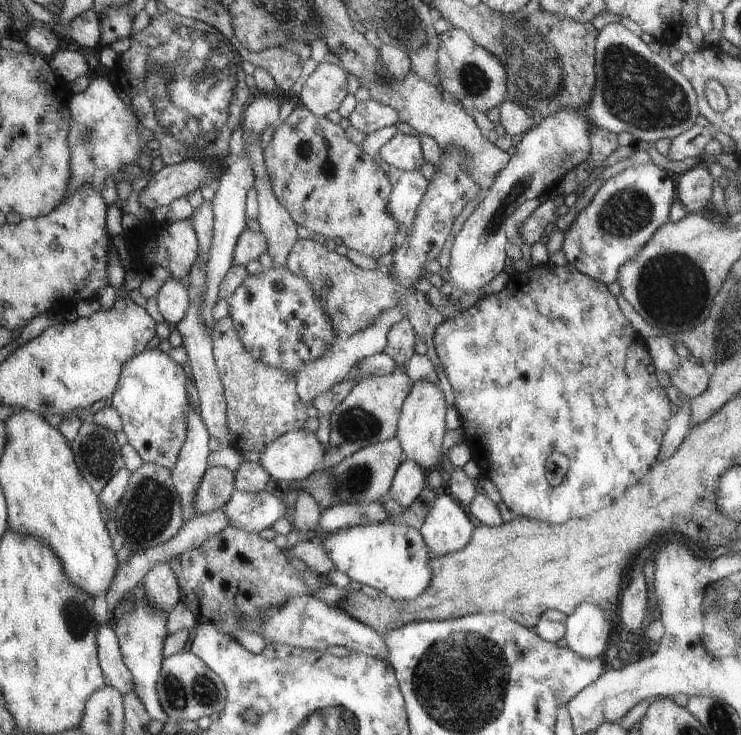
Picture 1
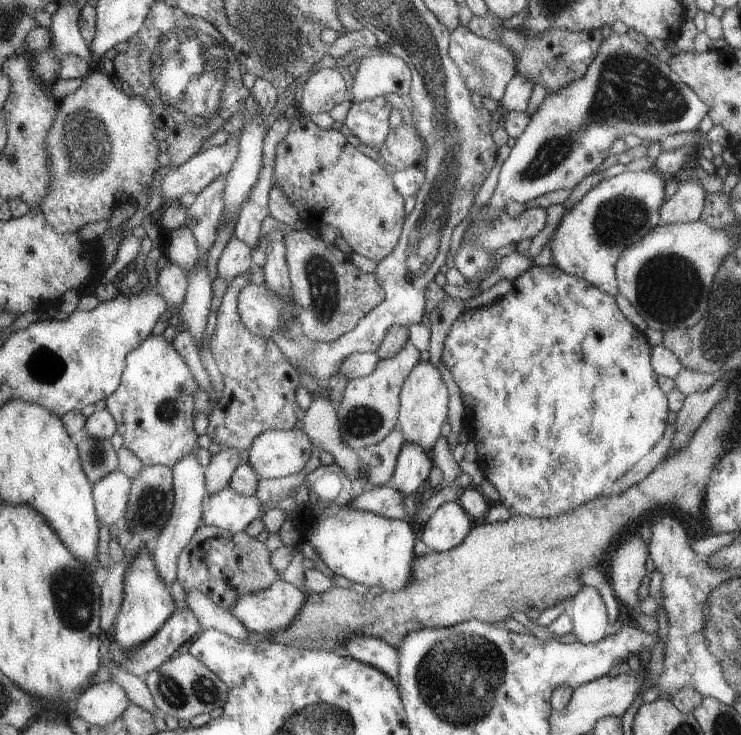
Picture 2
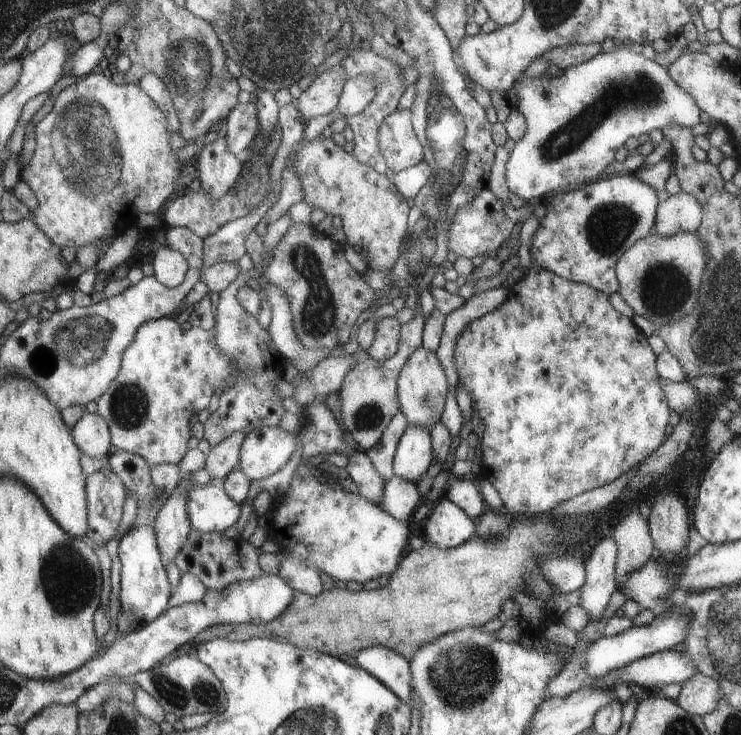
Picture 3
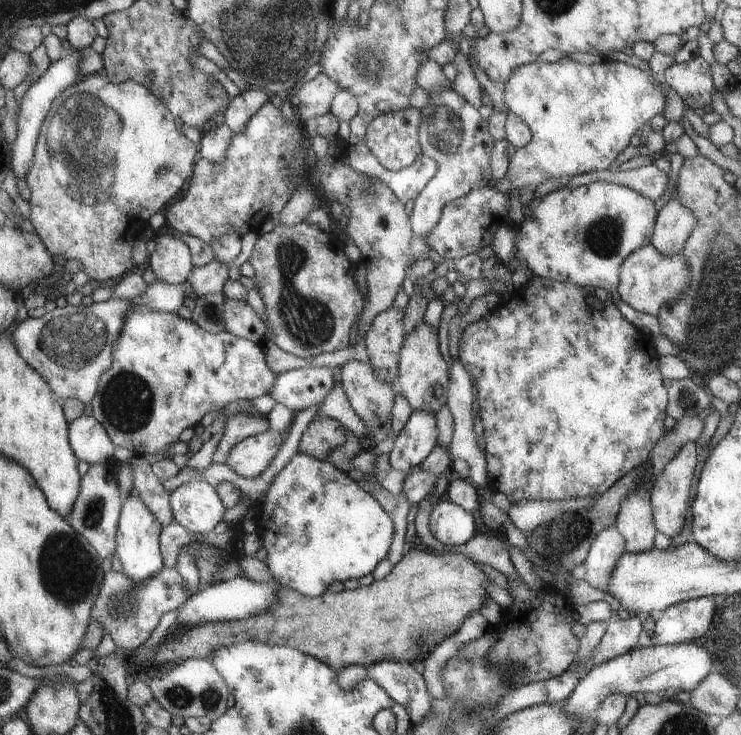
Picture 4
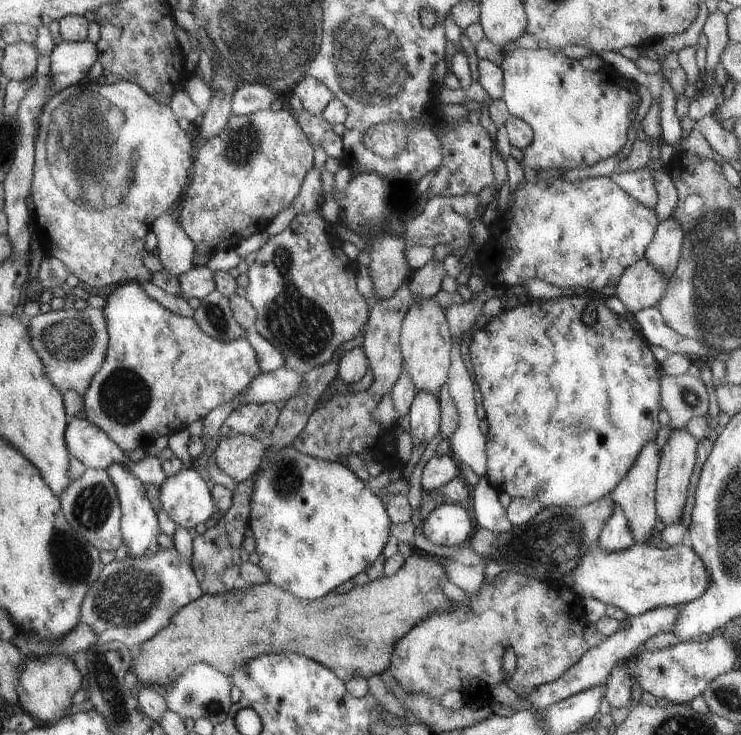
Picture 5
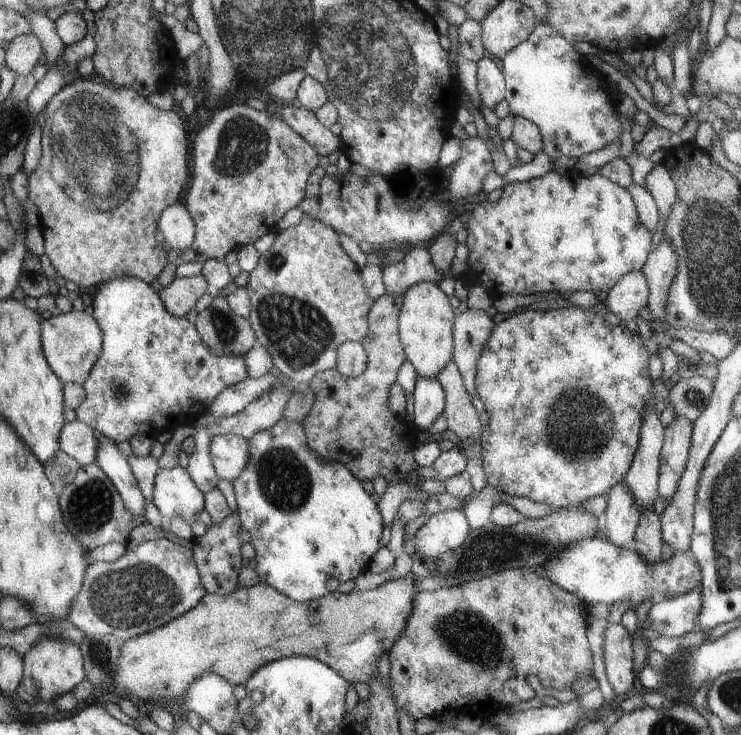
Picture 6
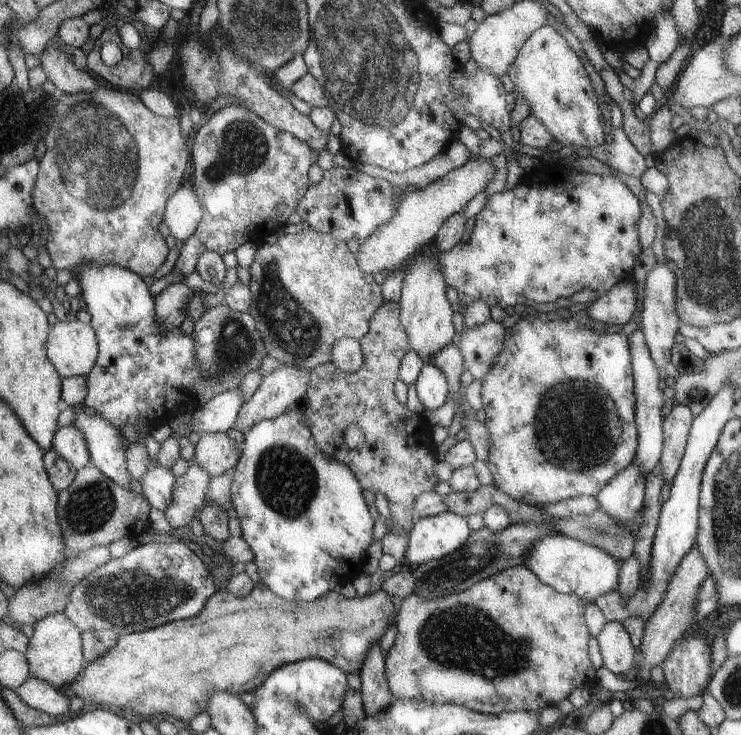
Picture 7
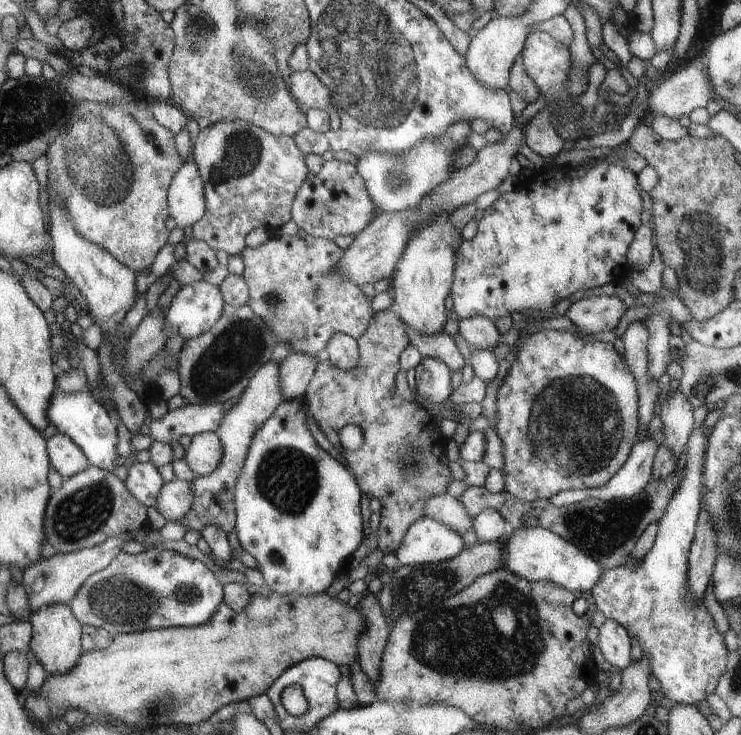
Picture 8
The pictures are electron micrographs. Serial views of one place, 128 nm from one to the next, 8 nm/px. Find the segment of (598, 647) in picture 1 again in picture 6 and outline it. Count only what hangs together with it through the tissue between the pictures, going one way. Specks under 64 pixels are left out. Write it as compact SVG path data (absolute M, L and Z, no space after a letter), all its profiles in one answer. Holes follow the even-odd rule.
M622 482L608 493L606 506L606 541L618 547L631 547L641 516L632 492Z

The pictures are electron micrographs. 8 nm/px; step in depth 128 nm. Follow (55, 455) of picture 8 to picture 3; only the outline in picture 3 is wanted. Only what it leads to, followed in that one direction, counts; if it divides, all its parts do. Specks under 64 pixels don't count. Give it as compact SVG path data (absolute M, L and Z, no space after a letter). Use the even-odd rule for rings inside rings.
M85 413L72 430L74 442L81 449L81 454L89 457L104 458L109 456L111 432L108 423L98 413Z

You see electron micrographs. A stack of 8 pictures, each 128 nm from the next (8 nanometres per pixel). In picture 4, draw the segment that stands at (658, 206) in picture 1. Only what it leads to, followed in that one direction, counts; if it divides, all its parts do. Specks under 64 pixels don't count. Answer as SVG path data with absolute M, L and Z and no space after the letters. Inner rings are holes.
M606 181L591 182L574 188L564 187L541 199L533 198L524 207L524 220L514 225L517 229L516 243L513 261L507 269L514 273L518 267L526 266L536 277L604 289L612 293L620 284L621 265L625 258L652 241L658 211L655 201L627 186Z

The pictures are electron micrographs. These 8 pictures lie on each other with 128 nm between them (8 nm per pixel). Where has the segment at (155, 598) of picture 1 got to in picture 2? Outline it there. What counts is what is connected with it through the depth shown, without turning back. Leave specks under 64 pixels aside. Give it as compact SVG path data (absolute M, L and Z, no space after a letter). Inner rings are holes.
M197 451L186 454L182 461L179 461L171 470L173 474L174 488L174 510L166 522L166 526L160 532L157 540L153 543L154 551L152 558L154 566L157 567L158 574L166 586L171 587L172 582L177 579L177 563L179 555L184 546L190 543L192 536L201 528L201 518L203 514L202 501L207 495L206 492L206 468L197 459Z

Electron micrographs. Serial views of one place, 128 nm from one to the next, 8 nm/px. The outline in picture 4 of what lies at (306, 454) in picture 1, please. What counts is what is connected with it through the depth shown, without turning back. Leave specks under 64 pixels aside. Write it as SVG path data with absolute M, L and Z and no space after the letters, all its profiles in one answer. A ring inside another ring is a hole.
M272 429L237 442L228 453L225 464L244 478L262 474L284 443L284 435Z

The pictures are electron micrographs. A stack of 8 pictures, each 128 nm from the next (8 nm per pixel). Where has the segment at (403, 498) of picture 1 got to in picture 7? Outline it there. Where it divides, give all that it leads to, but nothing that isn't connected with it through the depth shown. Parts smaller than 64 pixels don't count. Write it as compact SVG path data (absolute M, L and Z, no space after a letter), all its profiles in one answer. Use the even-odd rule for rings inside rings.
M426 362L415 382L417 396L425 409L436 410L446 402L449 381L443 370Z

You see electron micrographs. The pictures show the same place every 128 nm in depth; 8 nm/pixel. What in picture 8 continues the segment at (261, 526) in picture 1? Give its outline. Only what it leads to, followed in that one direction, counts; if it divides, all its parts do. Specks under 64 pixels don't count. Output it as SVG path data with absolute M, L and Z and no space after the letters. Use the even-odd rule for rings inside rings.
M150 461L130 465L125 479L125 485L130 492L146 507L155 506L165 479L161 471Z

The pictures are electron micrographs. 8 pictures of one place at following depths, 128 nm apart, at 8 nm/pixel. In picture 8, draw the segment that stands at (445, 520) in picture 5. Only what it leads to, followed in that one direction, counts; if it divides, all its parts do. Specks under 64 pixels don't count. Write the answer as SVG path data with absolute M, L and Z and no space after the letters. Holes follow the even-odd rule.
M422 516L410 526L395 555L402 565L434 565L450 561L465 547L460 533L444 523Z

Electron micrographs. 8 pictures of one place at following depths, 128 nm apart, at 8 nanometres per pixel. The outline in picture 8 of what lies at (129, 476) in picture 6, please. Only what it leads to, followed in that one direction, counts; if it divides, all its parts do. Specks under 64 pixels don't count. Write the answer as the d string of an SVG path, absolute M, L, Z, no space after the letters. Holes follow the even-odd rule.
M56 391L50 399L46 416L52 426L56 427L63 435L69 436L88 457L90 464L113 471L116 467L114 459L118 456L118 433L114 422L108 416L105 406L94 399L89 391L65 393Z

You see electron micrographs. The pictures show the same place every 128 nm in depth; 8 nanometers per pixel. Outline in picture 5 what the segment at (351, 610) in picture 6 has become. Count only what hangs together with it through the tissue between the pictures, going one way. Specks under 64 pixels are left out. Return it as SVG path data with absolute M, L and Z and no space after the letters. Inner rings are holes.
M415 551L409 556L396 574L380 577L366 585L356 585L350 591L337 594L326 593L318 600L300 600L282 587L268 581L261 585L236 587L234 591L223 595L202 595L186 605L174 616L168 626L159 630L152 638L132 649L129 672L138 678L138 686L172 685L186 669L194 663L206 663L230 677L249 659L263 654L298 653L327 666L340 678L365 678L380 675L389 668L396 644L413 628L417 622L432 613L445 613L455 609L458 602L442 594L438 580L447 578L445 568L423 558L423 553Z

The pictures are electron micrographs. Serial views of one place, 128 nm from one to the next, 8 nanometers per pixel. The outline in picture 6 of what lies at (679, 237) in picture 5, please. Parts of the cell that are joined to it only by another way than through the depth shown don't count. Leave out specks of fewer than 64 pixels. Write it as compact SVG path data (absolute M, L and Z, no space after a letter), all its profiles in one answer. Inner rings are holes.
M664 237L641 270L650 282L648 307L656 314L656 322L662 322L664 328L668 328L669 325L664 320L664 306L666 298L669 298L670 286L678 273L678 252L674 250L674 242Z

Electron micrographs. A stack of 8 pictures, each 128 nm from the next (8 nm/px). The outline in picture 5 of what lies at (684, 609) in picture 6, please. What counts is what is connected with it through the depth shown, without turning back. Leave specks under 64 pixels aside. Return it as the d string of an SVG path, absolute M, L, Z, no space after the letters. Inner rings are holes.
M685 604L661 606L647 610L641 615L632 617L631 624L627 629L622 629L621 626L615 633L609 634L603 642L594 648L591 648L588 653L584 654L576 665L572 666L570 670L564 673L560 678L551 683L546 683L538 689L534 689L526 697L528 701L532 702L534 709L543 709L558 701L563 701L565 698L574 696L582 691L589 691L598 687L602 687L608 680L610 671L614 665L621 660L629 660L632 656L632 650L636 650L638 646L642 646L651 636L673 632L677 626L677 618L681 614L681 610L685 608Z

